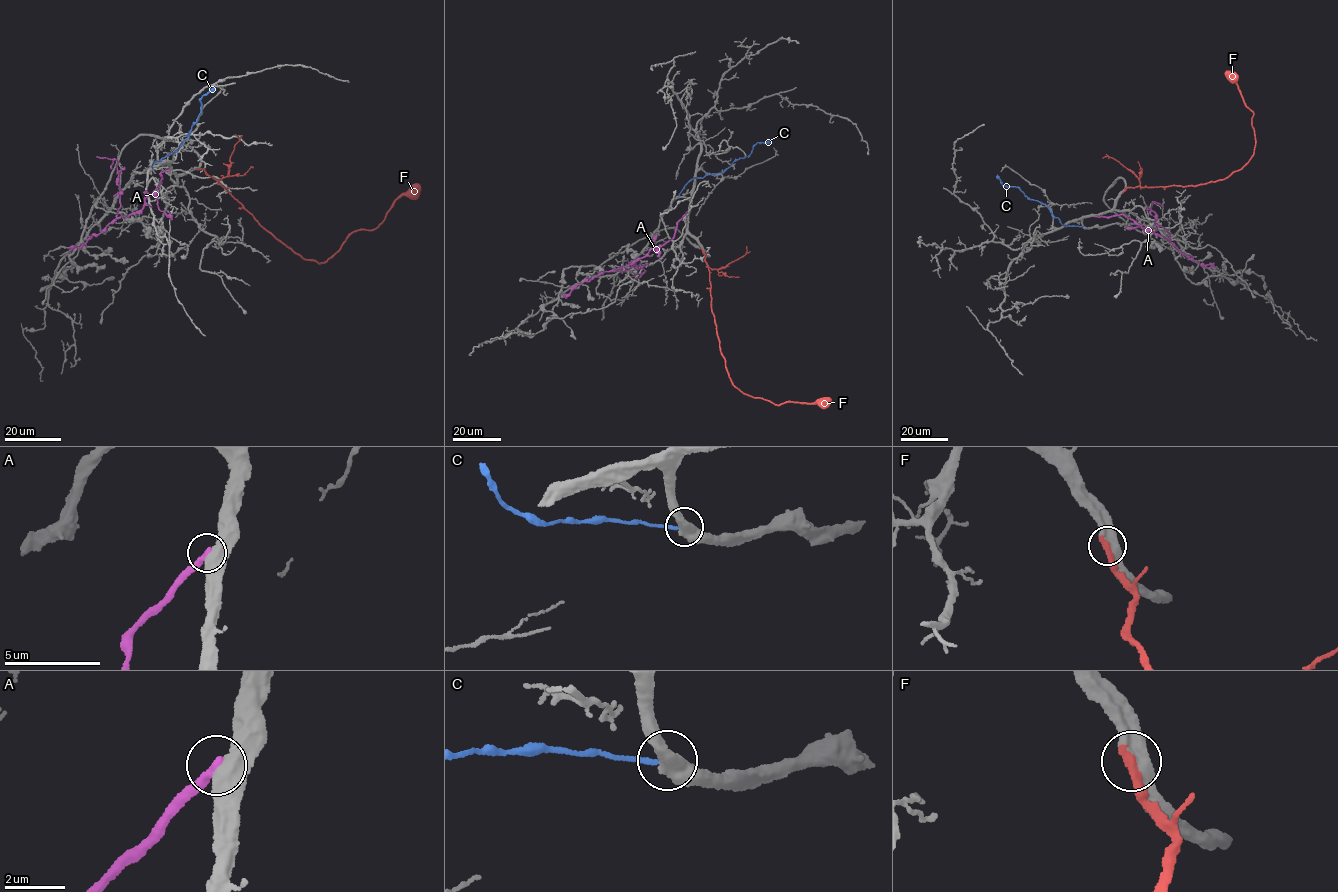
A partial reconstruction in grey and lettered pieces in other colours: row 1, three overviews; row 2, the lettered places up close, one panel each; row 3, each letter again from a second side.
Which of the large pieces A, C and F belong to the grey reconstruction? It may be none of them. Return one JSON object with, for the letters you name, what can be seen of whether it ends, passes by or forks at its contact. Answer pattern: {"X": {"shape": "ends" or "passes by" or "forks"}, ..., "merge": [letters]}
{"F": {"shape": "ends"}, "merge": ["F"]}

